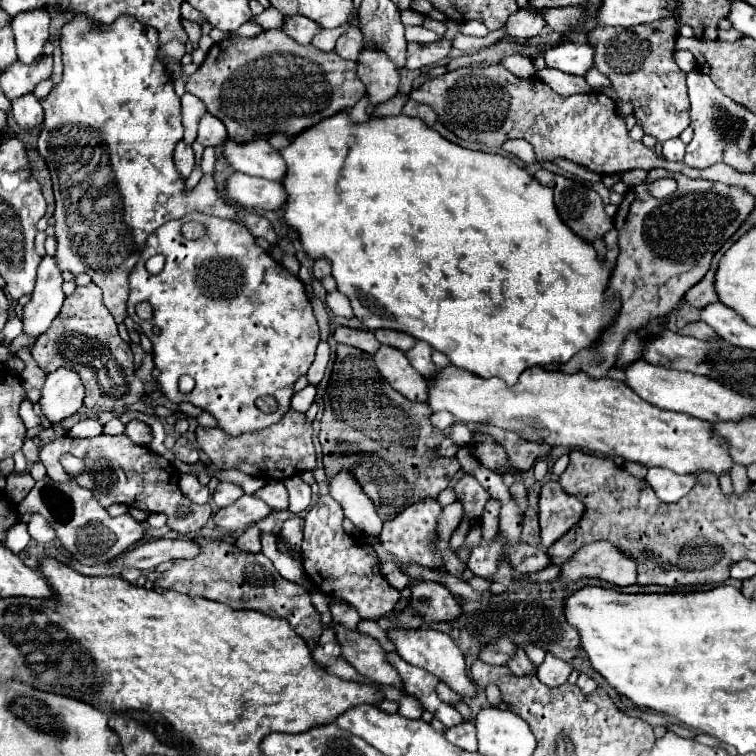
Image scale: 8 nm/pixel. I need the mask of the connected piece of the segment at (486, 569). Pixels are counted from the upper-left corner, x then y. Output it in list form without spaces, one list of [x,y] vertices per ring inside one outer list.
[[[497,536],[497,538],[495,538],[493,542],[489,542],[489,544],[483,542],[481,546],[477,546],[477,548],[471,550],[467,568],[469,568],[475,576],[481,576],[481,578],[493,576],[493,574],[497,572],[501,552],[503,552],[501,536]]]

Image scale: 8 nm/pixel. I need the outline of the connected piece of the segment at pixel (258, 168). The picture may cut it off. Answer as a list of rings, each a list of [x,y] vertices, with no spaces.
[[[257,138],[247,144],[235,144],[233,140],[227,140],[223,154],[237,172],[243,172],[249,176],[261,176],[267,180],[283,182],[287,174],[285,160],[263,138]]]

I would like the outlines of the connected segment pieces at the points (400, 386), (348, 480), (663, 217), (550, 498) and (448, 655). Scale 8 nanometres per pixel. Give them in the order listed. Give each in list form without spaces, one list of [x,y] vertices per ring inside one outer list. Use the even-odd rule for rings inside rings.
[[[381,346],[373,360],[383,378],[399,394],[415,402],[427,402],[427,380],[419,372],[415,372],[415,368],[409,364],[407,356],[401,350]]]
[[[341,470],[341,474],[329,478],[329,494],[341,504],[345,518],[349,518],[359,530],[367,532],[371,538],[379,536],[383,520],[377,516],[371,498],[349,470]]]
[[[653,168],[647,176],[645,184],[633,186],[625,192],[623,202],[619,204],[619,210],[613,218],[615,228],[619,232],[619,248],[621,254],[617,258],[617,266],[613,270],[611,276],[611,284],[609,284],[609,294],[617,294],[621,298],[621,310],[619,316],[615,318],[615,322],[607,328],[607,332],[601,336],[601,342],[593,348],[593,350],[581,350],[575,354],[575,358],[571,358],[567,364],[559,364],[557,370],[561,372],[585,372],[591,378],[605,378],[607,370],[615,364],[615,354],[623,342],[623,338],[631,332],[631,330],[639,330],[641,326],[645,326],[651,318],[657,316],[665,316],[669,314],[679,300],[685,296],[685,292],[695,286],[709,270],[711,260],[715,256],[715,252],[739,230],[739,226],[747,220],[747,216],[755,210],[755,196],[749,194],[743,188],[733,188],[727,184],[719,184],[719,182],[709,182],[709,180],[691,180],[683,174],[673,174],[667,172],[663,168]],[[671,176],[677,180],[677,190],[659,200],[659,198],[651,198],[647,194],[647,184],[659,178]]]
[[[545,482],[539,498],[541,544],[549,548],[565,532],[569,532],[583,516],[583,504],[575,496],[567,496],[559,482]]]
[[[397,628],[397,630],[389,630],[387,636],[393,640],[393,644],[399,650],[399,656],[405,662],[435,674],[441,682],[445,682],[461,698],[475,698],[477,696],[477,686],[471,682],[471,678],[467,674],[463,654],[459,652],[455,642],[447,634],[437,632],[437,630],[403,630],[403,628]]]

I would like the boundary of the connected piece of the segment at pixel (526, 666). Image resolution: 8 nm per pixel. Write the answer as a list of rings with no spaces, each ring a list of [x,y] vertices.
[[[521,646],[515,648],[515,654],[511,656],[511,662],[507,662],[507,668],[509,668],[515,676],[527,676],[527,674],[533,674],[533,672],[535,672],[533,662],[527,658],[527,654],[523,652]]]

